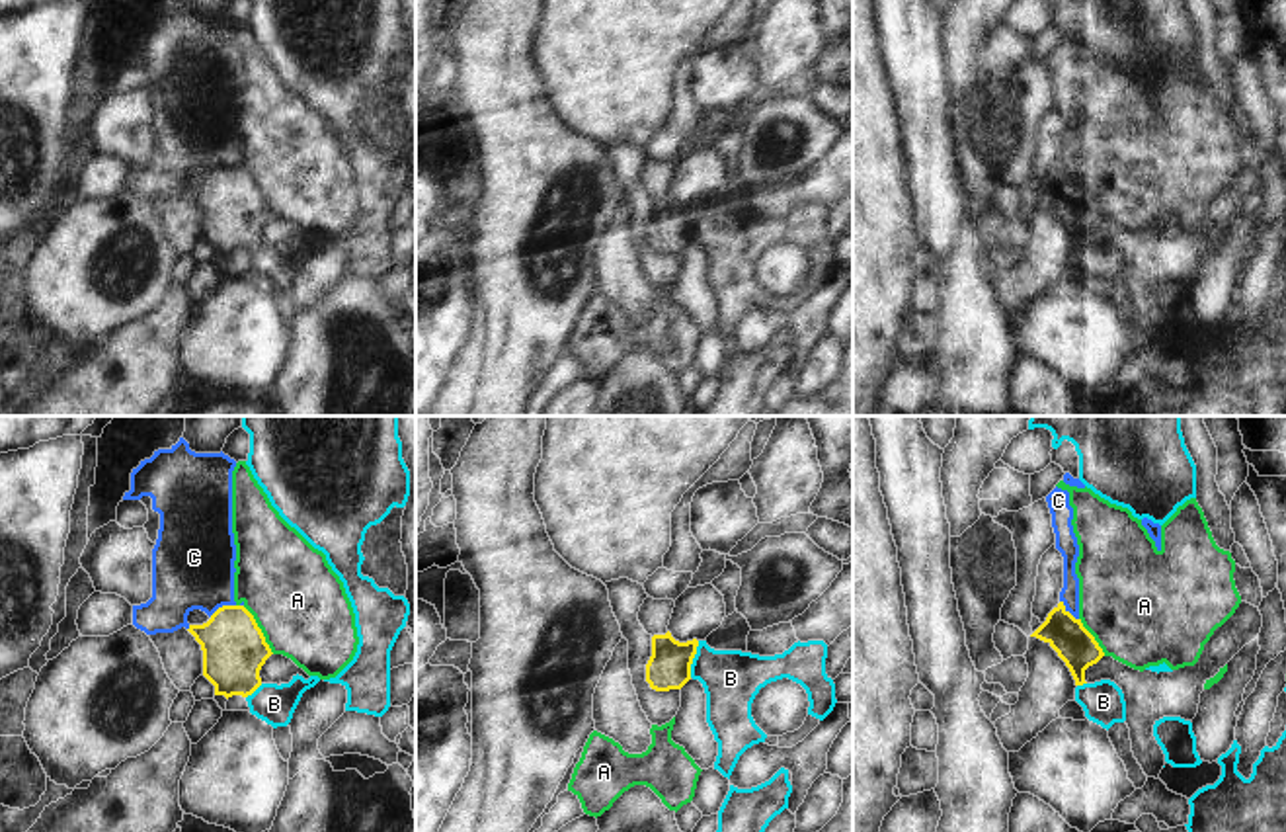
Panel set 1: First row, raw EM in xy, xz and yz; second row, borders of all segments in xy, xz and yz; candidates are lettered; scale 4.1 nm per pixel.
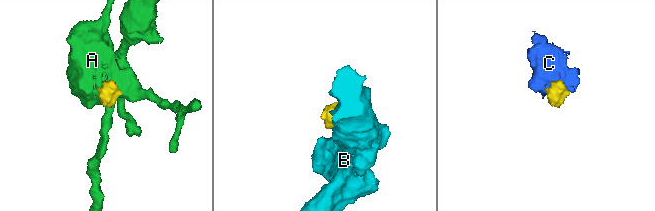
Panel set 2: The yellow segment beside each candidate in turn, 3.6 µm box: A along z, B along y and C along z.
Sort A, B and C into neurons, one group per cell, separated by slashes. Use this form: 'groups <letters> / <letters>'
groups A C / B

